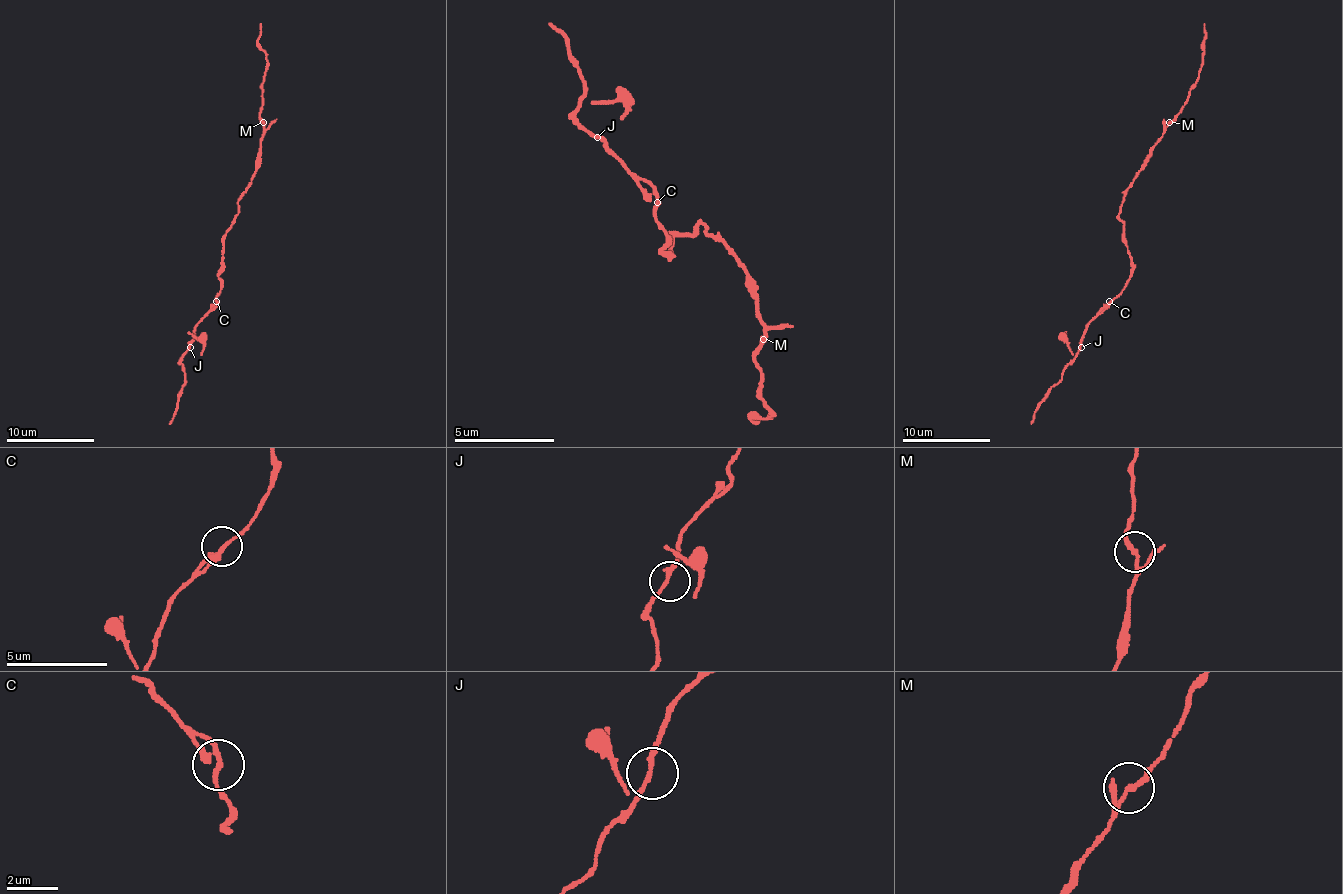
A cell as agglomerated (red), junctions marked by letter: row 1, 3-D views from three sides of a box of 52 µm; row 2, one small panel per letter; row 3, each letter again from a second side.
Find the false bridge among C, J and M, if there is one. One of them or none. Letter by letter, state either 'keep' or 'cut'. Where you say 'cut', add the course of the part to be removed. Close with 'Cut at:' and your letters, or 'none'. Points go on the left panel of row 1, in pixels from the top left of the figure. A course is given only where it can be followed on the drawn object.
C: keep
J: keep
M: keep
Cut at: none

